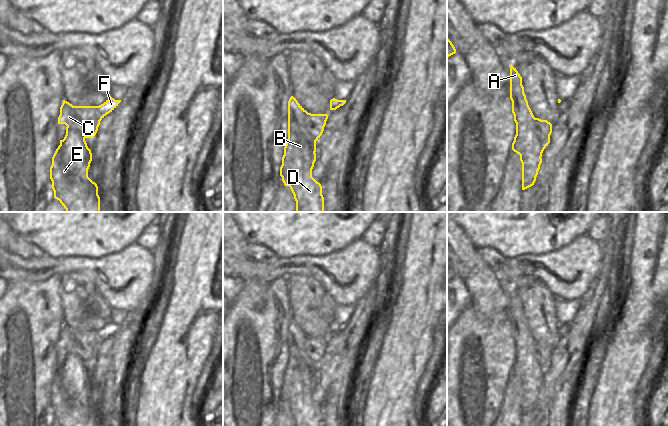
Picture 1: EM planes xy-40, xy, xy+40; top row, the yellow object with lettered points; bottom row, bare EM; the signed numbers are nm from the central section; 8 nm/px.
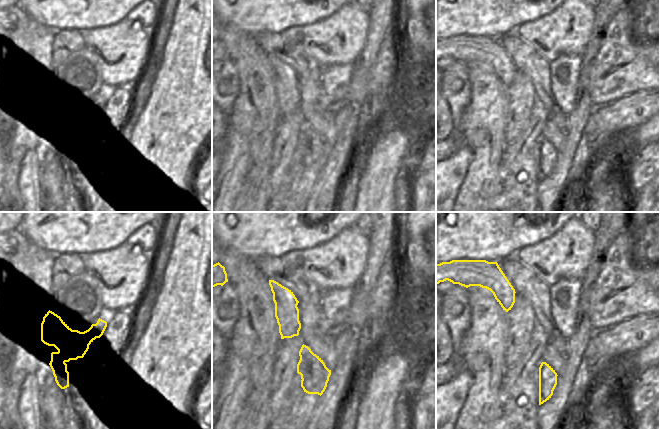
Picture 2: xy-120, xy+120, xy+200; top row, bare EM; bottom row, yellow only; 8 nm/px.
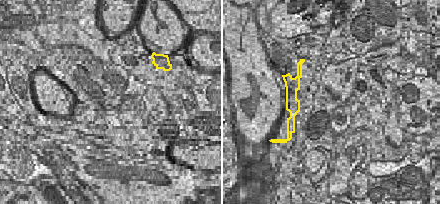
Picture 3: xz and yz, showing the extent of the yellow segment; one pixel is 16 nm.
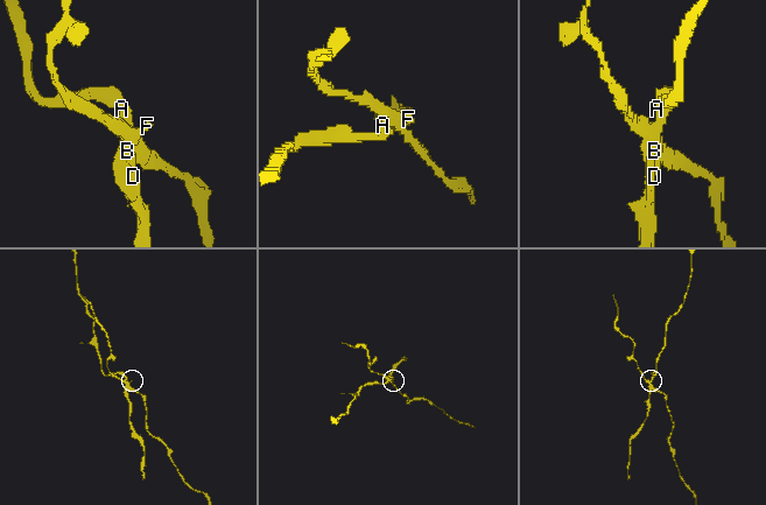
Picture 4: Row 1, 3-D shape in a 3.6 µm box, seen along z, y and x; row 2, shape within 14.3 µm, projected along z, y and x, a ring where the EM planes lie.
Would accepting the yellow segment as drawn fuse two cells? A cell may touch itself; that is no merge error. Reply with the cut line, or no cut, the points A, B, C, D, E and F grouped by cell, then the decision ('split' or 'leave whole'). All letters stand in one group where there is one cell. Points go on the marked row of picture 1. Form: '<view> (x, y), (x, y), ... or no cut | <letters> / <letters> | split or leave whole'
xy (307, 112), (304, 128), (311, 139), (312, 154) | A B D E / C F | split

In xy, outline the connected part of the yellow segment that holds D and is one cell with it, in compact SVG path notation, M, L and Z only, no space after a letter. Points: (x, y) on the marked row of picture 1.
M296 98L288 101L288 139L284 147L280 176L285 186L289 186L296 201L296 212L324 212L324 197L322 186L312 177L312 169L316 161L316 153L310 153L312 139L306 135L304 121L307 111Z

